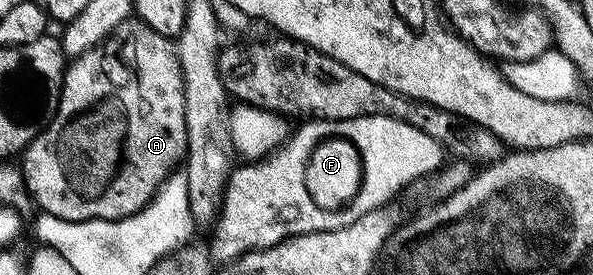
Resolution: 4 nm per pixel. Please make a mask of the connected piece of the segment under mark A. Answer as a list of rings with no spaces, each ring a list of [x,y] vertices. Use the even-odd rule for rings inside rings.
[[[131,19],[120,23],[120,27],[113,29],[99,45],[93,45],[88,51],[73,58],[66,66],[66,73],[62,76],[62,94],[56,115],[44,133],[36,135],[32,143],[26,146],[20,154],[20,168],[22,184],[35,206],[48,215],[58,216],[70,221],[86,220],[120,220],[122,217],[132,216],[140,212],[156,196],[159,187],[174,170],[183,164],[186,155],[185,131],[185,97],[182,90],[181,65],[175,49],[175,42],[171,38],[152,31],[144,22]]]

